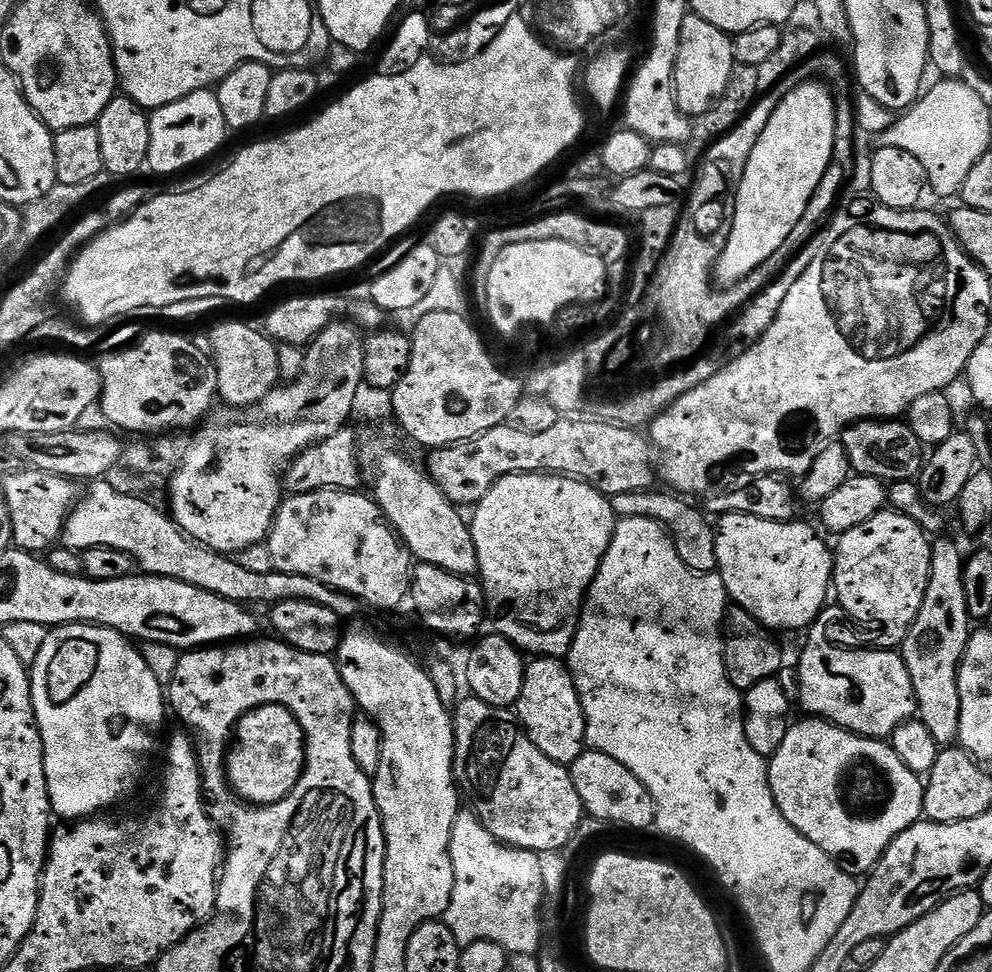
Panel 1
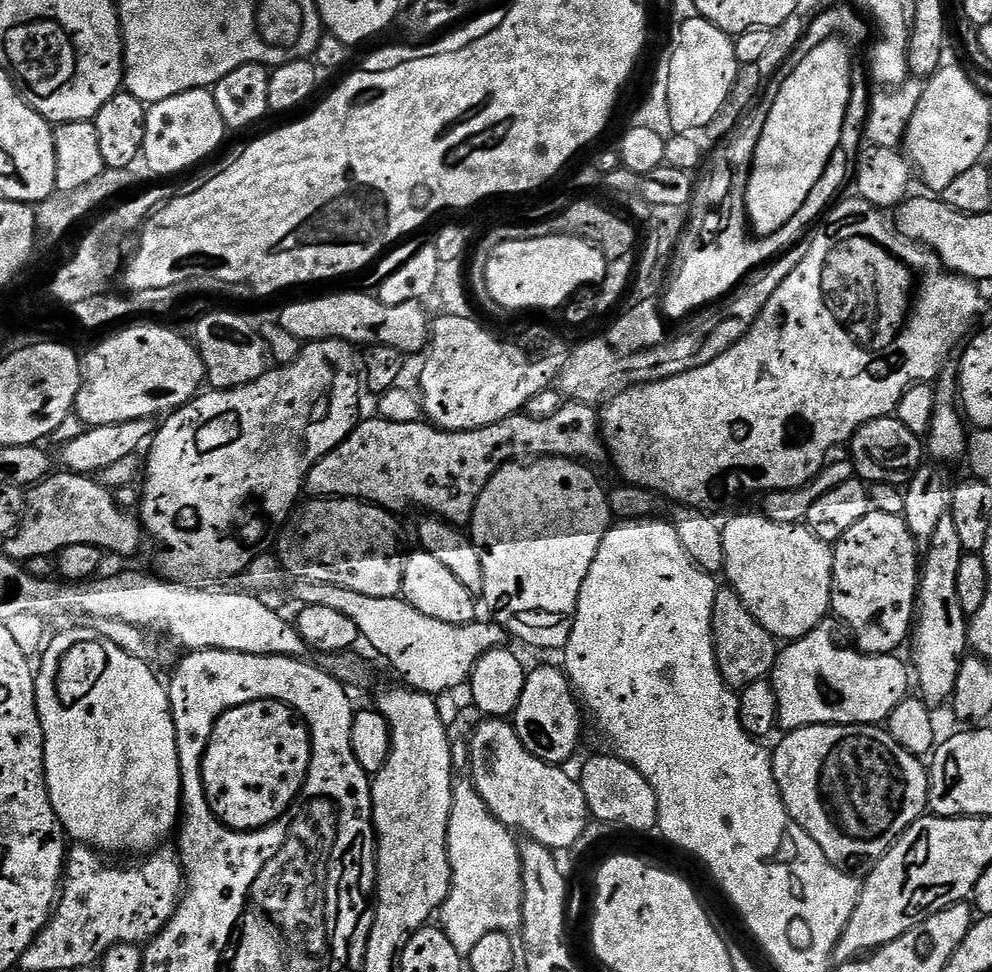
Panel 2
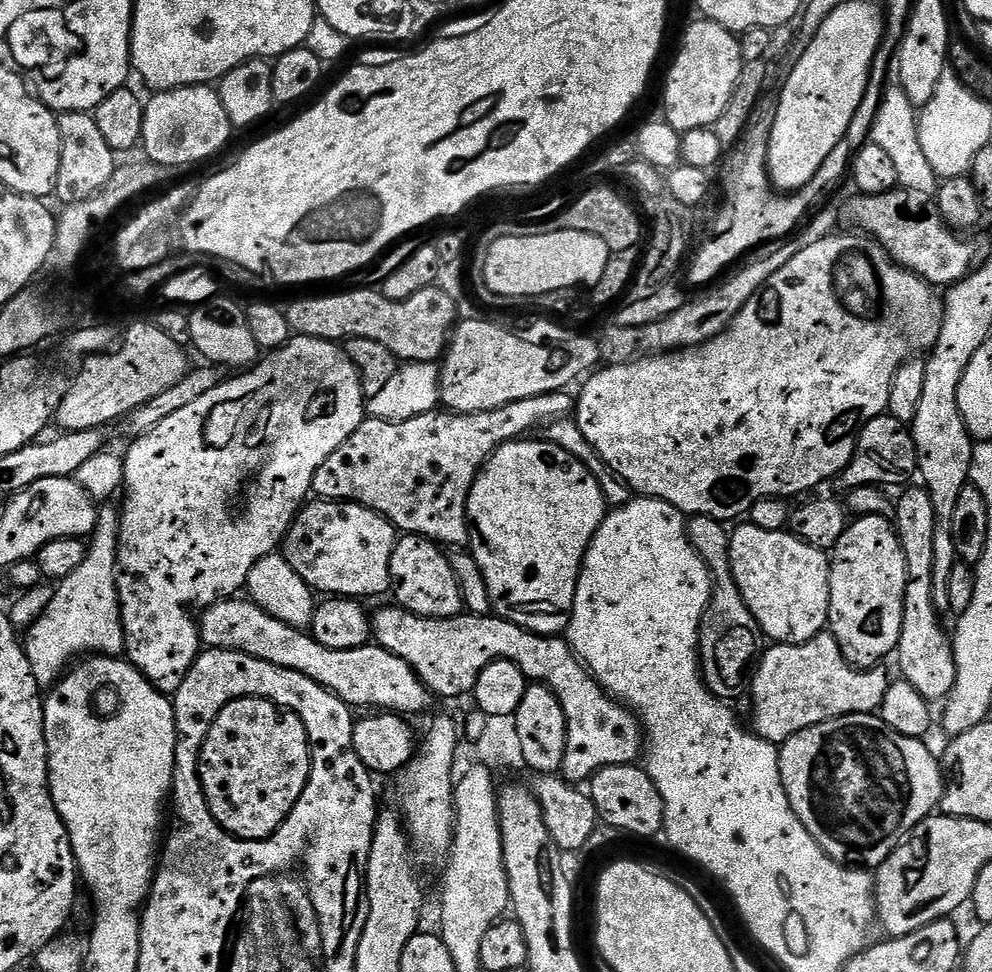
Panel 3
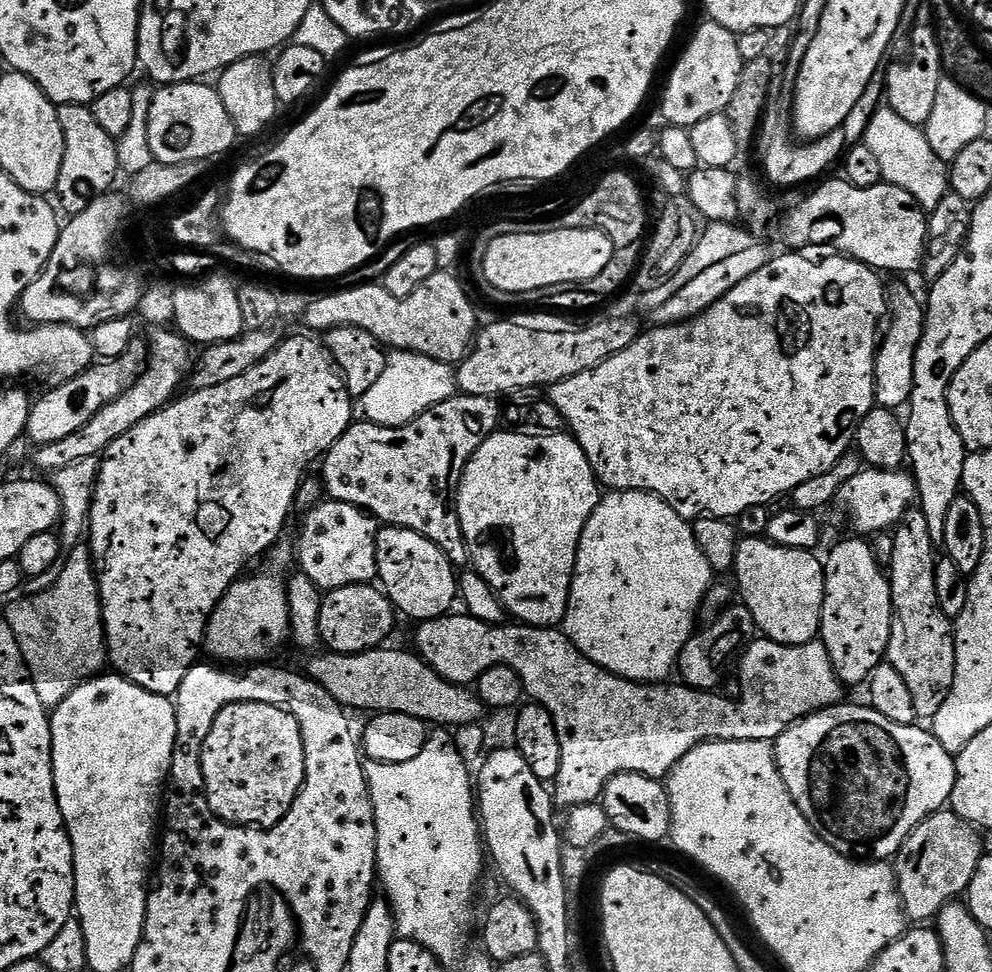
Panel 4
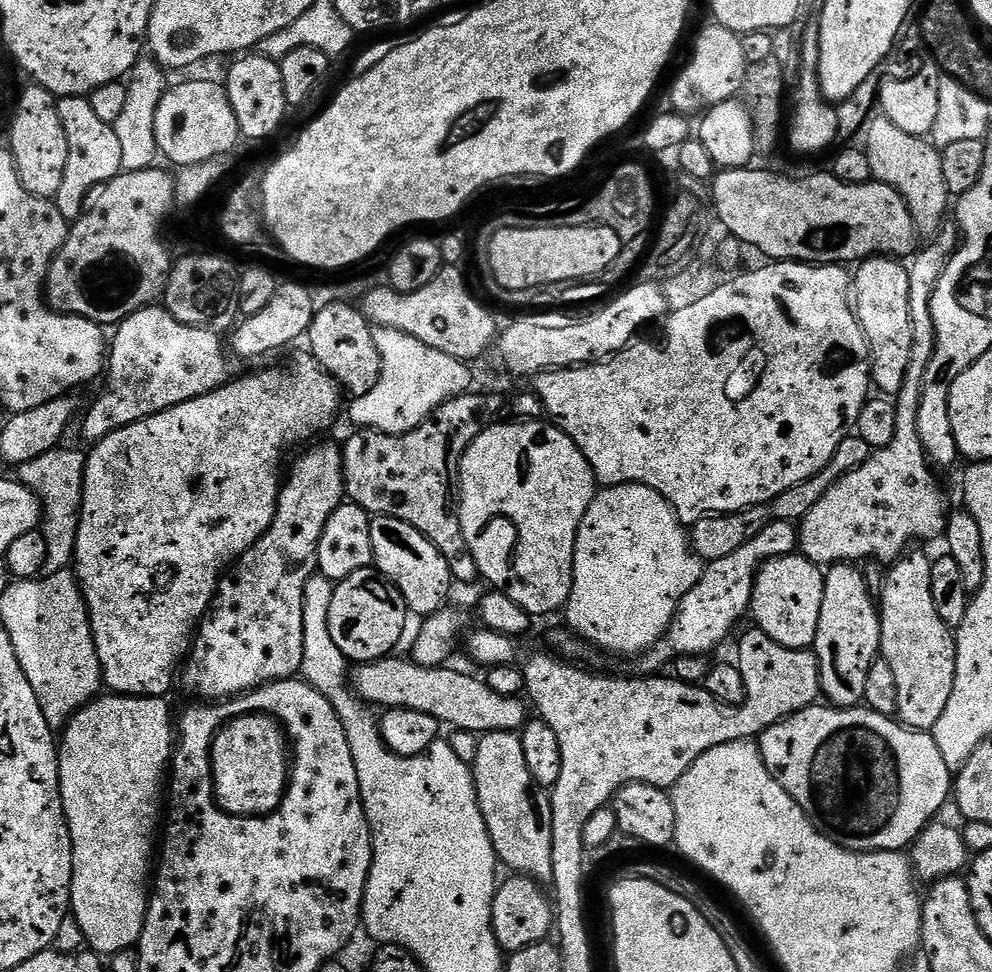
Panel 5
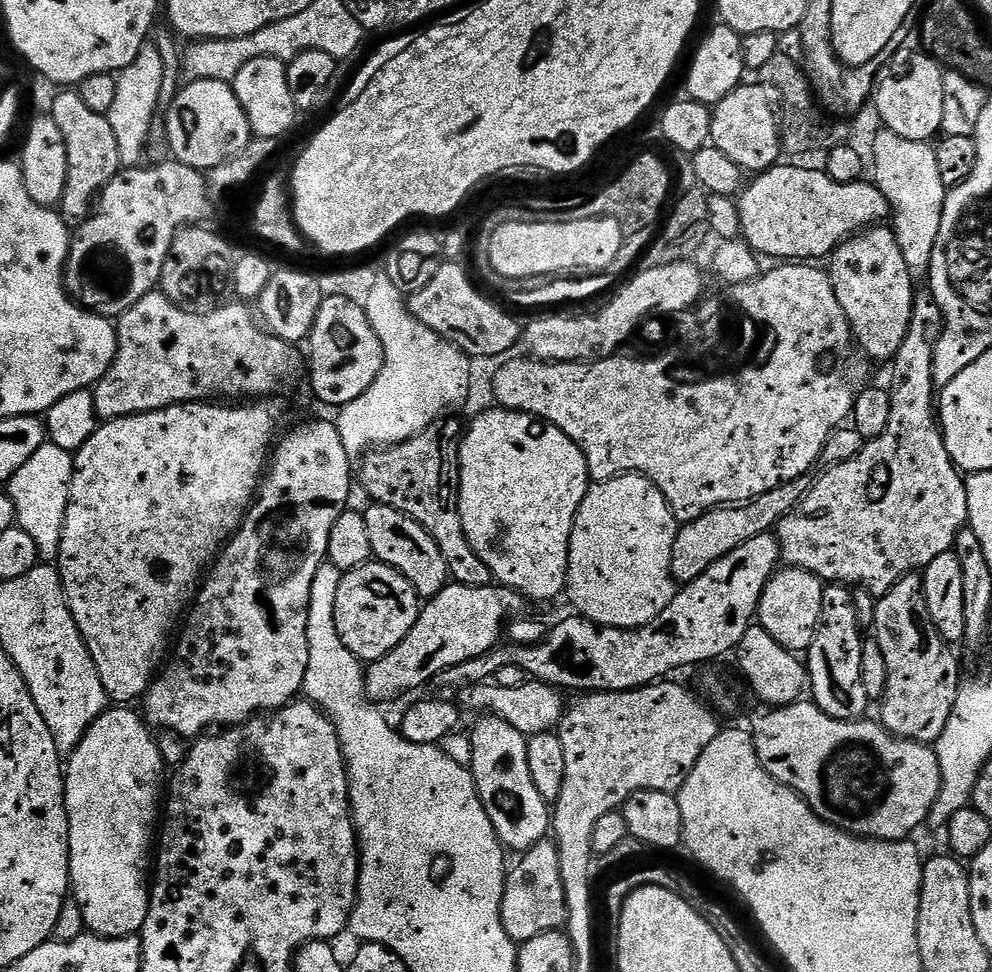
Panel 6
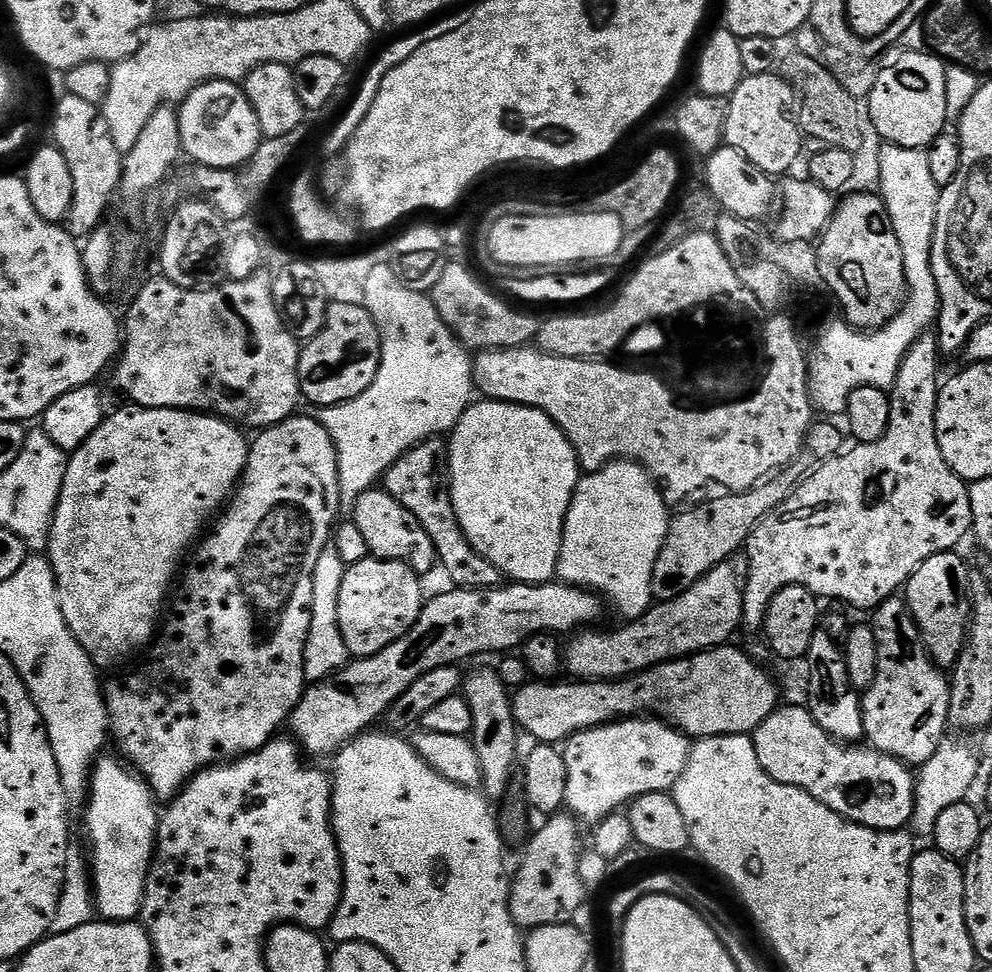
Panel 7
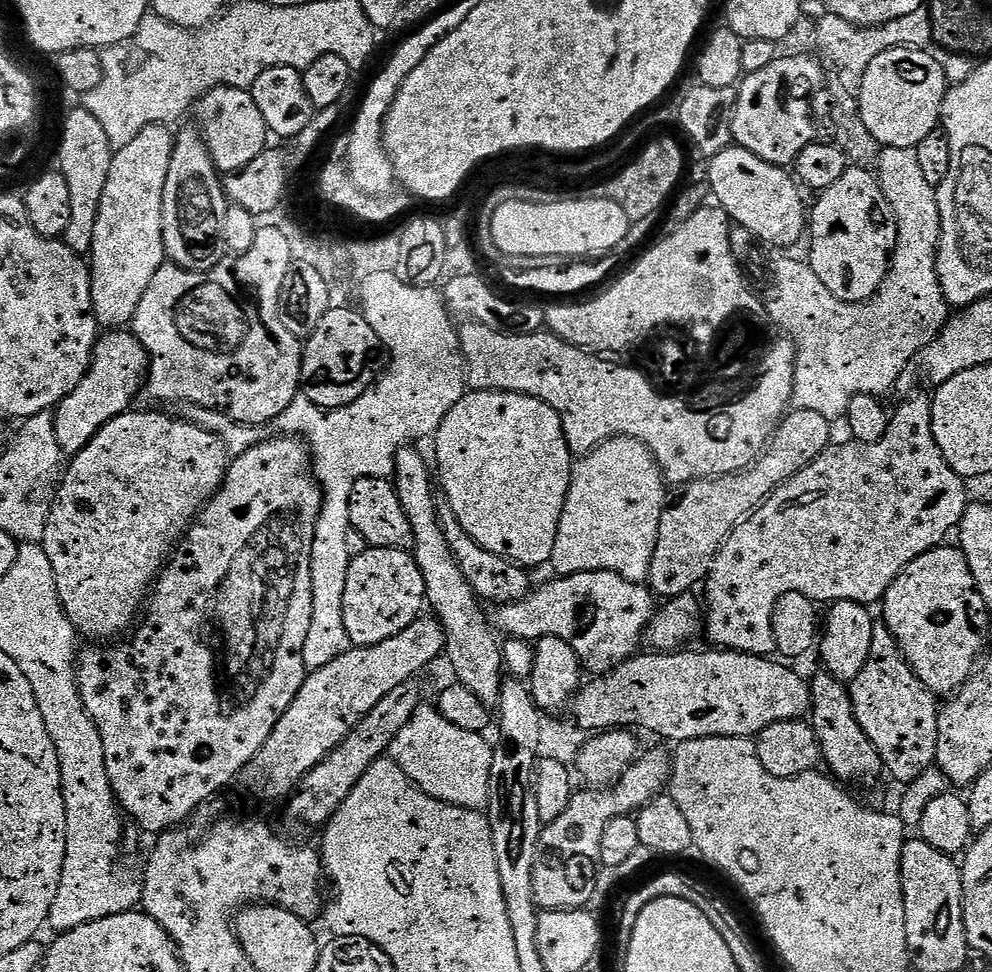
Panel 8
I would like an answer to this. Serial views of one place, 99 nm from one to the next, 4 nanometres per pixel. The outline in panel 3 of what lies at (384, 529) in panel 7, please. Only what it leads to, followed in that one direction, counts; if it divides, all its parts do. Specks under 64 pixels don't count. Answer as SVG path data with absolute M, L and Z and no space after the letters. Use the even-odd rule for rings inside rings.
M401 535L394 546L394 554L390 558L390 574L396 592L395 603L419 616L430 618L450 618L461 615L465 611L464 599L460 593L460 583L452 569L452 561L447 555L443 556L441 549L433 541L427 540L425 536Z

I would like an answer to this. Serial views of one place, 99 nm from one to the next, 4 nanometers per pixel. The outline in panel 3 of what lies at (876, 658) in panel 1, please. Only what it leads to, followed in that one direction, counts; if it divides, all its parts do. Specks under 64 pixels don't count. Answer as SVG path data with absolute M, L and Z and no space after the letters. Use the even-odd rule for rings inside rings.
M825 630L810 638L810 642L801 644L773 643L760 657L760 667L756 669L750 685L752 710L750 713L751 731L774 745L781 745L810 726L818 726L822 722L830 722L834 718L842 718L850 714L863 712L875 713L882 706L882 698L886 698L886 690L890 676L884 673L883 667L853 668L846 662L838 642L832 633Z

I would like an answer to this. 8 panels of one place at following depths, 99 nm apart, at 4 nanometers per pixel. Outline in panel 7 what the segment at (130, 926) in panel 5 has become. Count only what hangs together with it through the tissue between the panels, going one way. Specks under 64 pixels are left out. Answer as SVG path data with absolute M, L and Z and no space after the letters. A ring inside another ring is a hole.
M101 755L93 767L83 809L88 848L92 851L90 879L94 908L108 922L135 921L140 915L140 903L144 901L148 869L156 855L158 802L152 789L123 759L108 755Z

